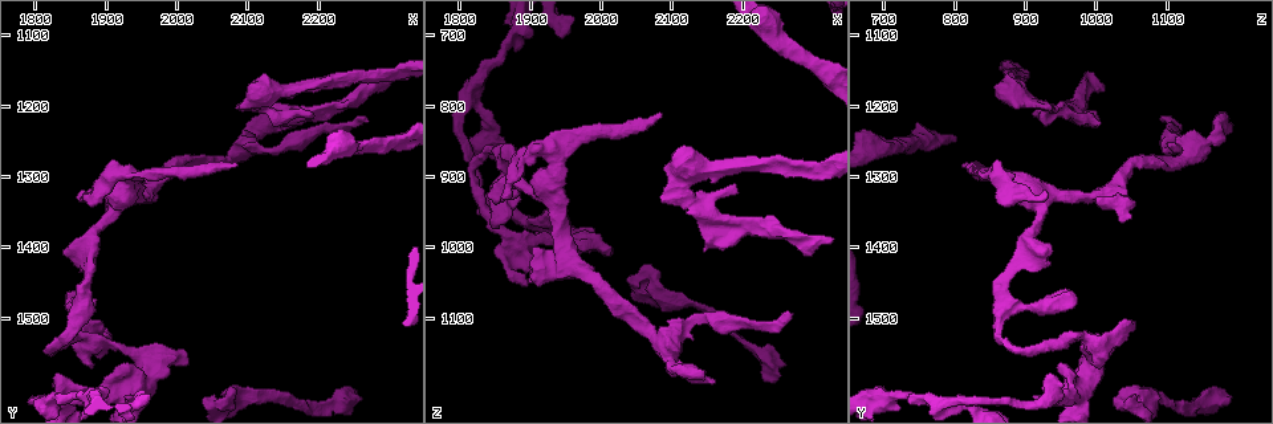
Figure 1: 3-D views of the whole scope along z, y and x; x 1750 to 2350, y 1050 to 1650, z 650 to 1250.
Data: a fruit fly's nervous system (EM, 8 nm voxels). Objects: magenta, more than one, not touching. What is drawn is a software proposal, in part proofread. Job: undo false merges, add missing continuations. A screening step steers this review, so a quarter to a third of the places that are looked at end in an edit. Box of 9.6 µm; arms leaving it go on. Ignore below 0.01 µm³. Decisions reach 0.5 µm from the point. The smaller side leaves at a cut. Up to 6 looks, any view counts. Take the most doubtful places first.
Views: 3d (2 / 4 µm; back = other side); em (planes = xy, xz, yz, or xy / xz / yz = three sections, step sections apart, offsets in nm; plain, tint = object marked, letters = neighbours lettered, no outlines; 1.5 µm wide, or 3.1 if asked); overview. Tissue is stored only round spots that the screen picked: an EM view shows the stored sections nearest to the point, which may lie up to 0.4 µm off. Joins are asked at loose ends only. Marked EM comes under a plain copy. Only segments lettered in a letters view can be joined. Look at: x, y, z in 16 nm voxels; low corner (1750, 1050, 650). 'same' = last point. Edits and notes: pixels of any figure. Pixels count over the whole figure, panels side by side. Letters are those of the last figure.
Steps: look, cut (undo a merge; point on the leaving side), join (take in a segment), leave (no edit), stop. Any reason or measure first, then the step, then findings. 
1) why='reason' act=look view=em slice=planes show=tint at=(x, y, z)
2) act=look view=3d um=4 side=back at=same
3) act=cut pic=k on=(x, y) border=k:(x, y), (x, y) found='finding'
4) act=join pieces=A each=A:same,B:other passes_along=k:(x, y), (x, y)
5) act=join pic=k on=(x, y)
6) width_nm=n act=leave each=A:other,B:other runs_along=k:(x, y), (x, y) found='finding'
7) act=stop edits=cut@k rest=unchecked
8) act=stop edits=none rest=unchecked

why='branch stops here' act=look view=3d um=2 at=(2165, 1230, 1195)

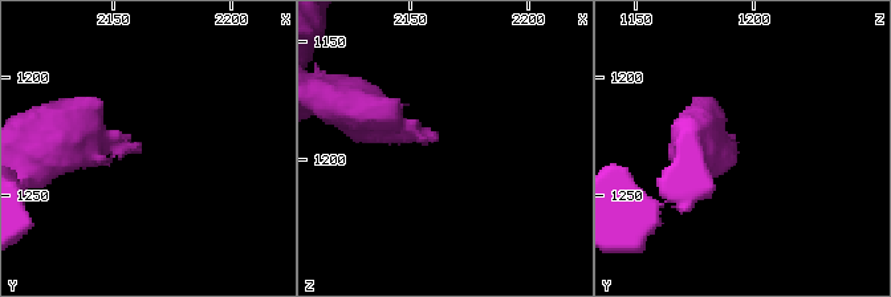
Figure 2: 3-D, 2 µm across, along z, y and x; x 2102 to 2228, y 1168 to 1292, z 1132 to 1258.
act=look view=em um=3.1 slice=xy step=16 show=letters at=(2162, 1229, 1193)

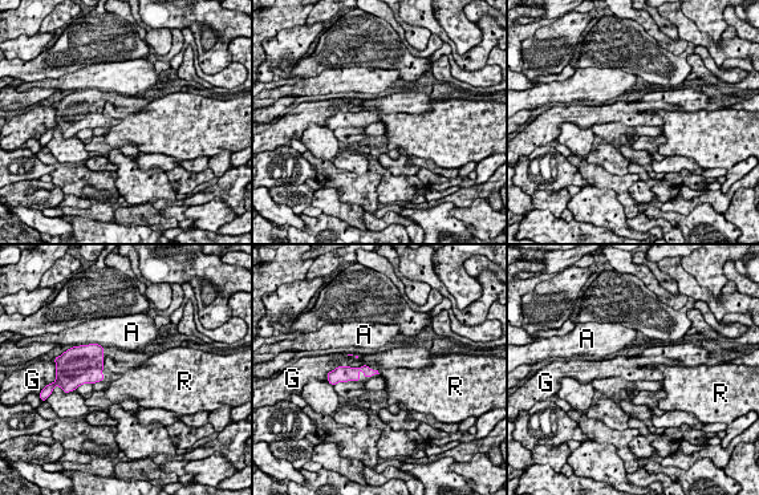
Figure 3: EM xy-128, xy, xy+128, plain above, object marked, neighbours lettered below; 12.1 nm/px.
act=leave each=A:other,G:other,R:other found='no lettered segment goes on from it'

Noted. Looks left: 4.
why='branch stops here' act=look view=em slice=planes show=letters at=(2190, 1215, 920)

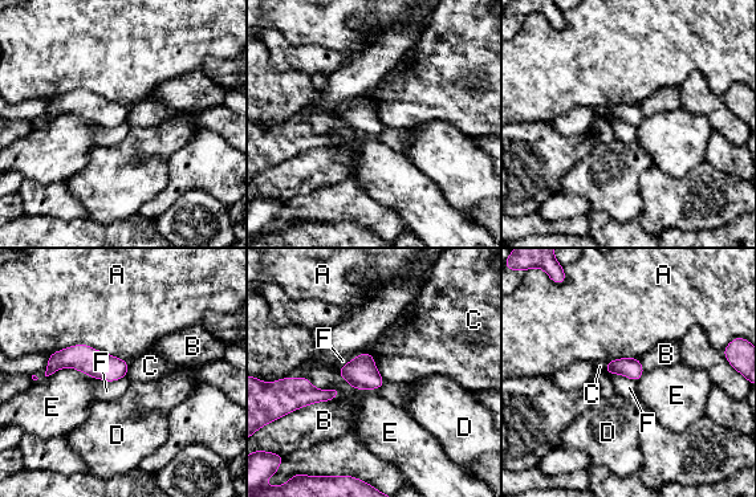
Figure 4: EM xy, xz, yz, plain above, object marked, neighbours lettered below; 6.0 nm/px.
act=leave each=A:other,B:other,C:other,D:other,E:other,F:other runs_along=4:(125, 365), (57, 361), (49, 366) found='none of them fits'

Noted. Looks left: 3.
why='long arm stops here' act=look view=em slice=yz step=8 show=tint at=(2265, 1220, 1090)

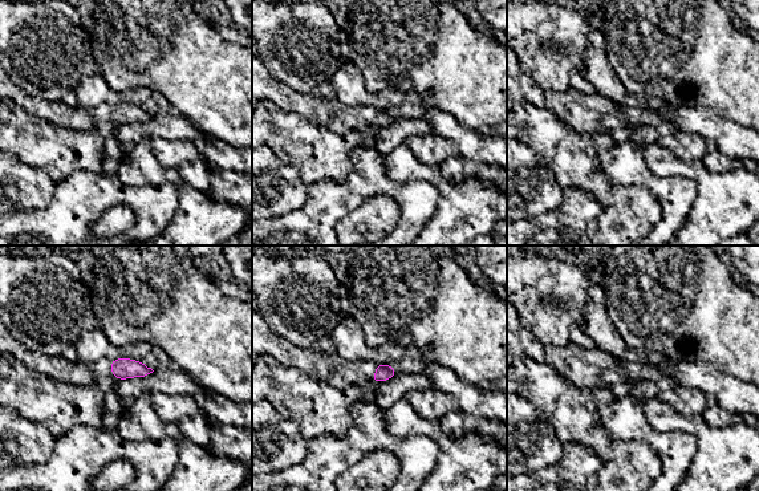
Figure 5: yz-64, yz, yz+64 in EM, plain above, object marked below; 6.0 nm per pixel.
why='what lies round it' act=look view=em slice=yz step=8 show=letters at=same

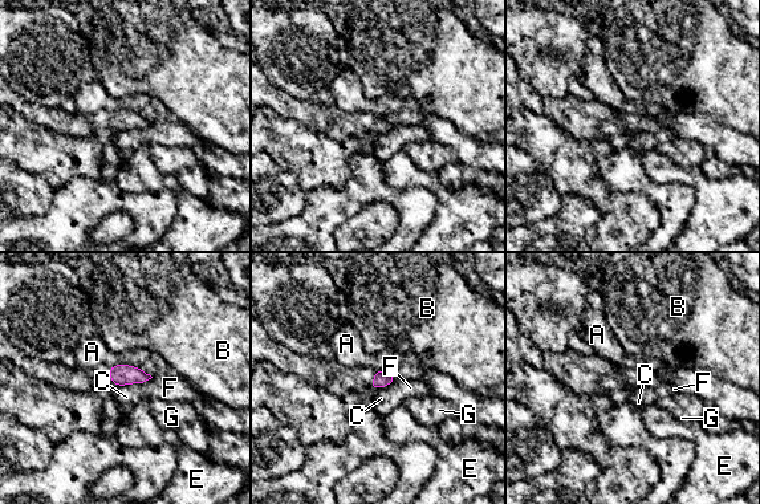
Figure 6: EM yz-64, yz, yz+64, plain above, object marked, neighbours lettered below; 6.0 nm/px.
width_nm=100 act=leave each=A:other,B:other,C:other,E:other,F:other,G:other border=6:(141, 383), (126, 383), (116, 387) found='no lettered segment goes on from it'

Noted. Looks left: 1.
act=stop edits=none rest=unchecked

